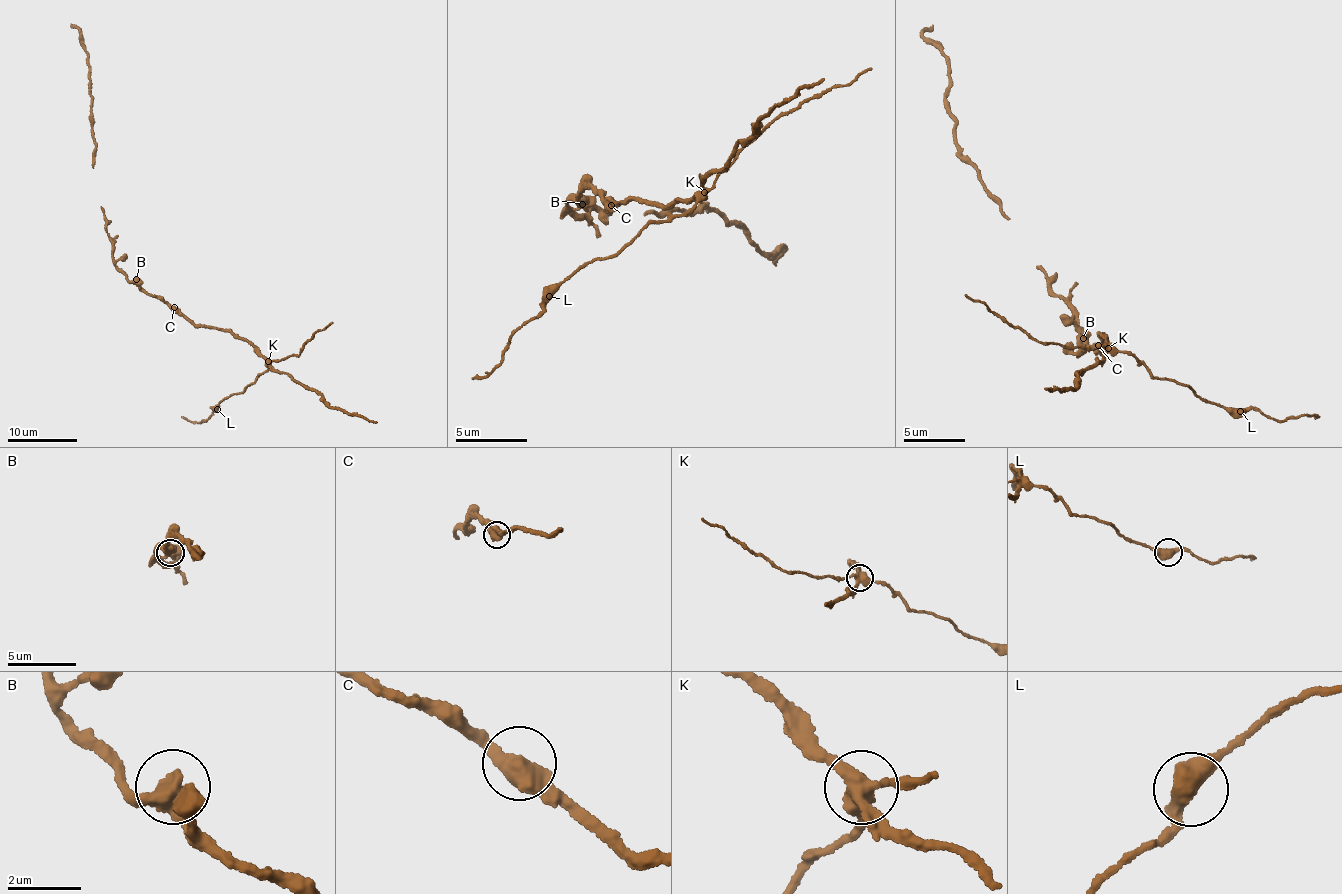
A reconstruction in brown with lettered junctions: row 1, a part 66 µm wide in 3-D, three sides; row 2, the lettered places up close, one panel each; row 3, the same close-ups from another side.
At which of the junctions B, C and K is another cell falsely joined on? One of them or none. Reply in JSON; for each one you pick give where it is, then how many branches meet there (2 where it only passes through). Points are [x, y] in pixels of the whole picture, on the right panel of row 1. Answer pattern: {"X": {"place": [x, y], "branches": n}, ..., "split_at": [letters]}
{"K": {"place": [1108, 348], "branches": 4}, "split_at": ["K"]}

